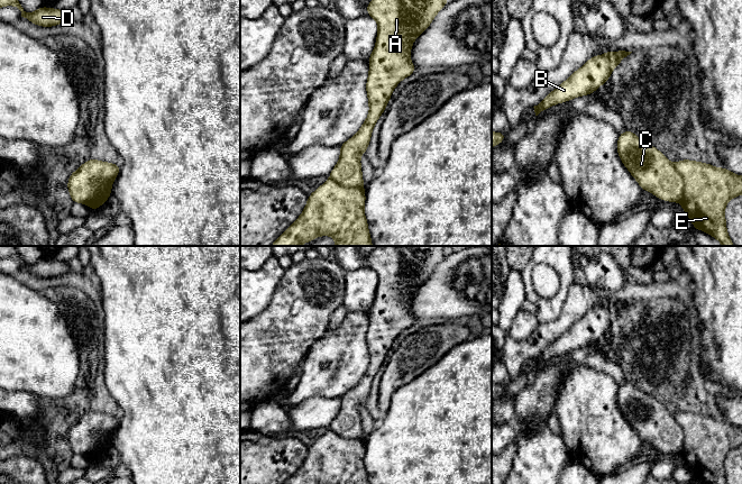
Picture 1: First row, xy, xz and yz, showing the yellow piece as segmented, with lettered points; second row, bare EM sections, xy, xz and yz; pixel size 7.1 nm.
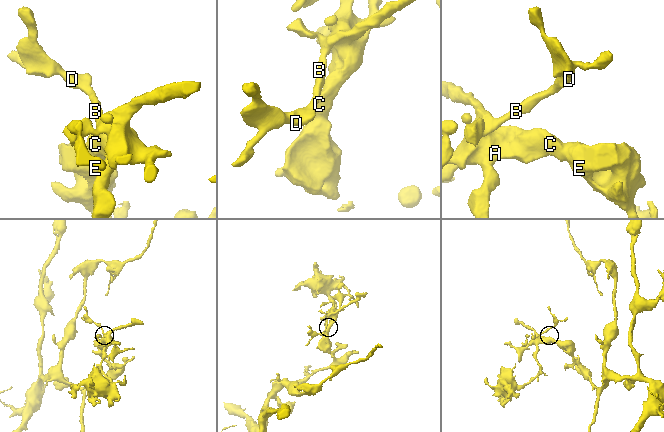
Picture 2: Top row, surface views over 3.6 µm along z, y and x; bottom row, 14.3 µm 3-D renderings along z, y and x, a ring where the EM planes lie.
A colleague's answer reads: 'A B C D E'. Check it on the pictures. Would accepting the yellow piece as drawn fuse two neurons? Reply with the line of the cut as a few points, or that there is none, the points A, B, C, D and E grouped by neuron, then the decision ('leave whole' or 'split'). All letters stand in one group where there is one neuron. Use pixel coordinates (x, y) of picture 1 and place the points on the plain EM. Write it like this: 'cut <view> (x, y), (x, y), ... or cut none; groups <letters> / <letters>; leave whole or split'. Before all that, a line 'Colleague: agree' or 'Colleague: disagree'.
Colleague: disagree
cut yz (674, 417), (683, 431), (680, 453); groups A B C D / E; split

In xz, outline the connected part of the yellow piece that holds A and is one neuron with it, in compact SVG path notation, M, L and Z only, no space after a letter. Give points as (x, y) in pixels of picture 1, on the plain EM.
M376 246L366 257L367 266L378 276L376 296L368 309L369 323L366 344L369 365L359 383L340 396L340 410L329 427L331 431L345 438L363 438L360 407L367 403L373 380L385 363L393 341L416 321L410 310L413 293L424 284L448 252L448 246Z

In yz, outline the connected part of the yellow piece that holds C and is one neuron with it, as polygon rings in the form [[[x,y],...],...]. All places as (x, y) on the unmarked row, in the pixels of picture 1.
[[[626,382],[619,385],[617,407],[643,442],[663,453],[680,454],[684,431],[660,402]]]

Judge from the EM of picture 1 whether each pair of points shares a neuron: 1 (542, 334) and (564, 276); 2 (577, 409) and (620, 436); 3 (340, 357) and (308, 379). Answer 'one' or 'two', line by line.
1: two
2: one
3: one

